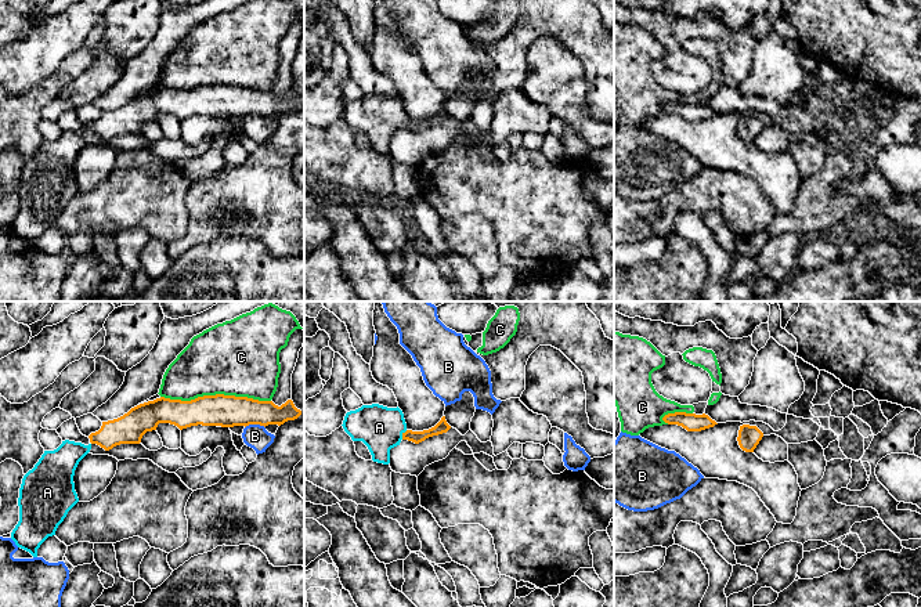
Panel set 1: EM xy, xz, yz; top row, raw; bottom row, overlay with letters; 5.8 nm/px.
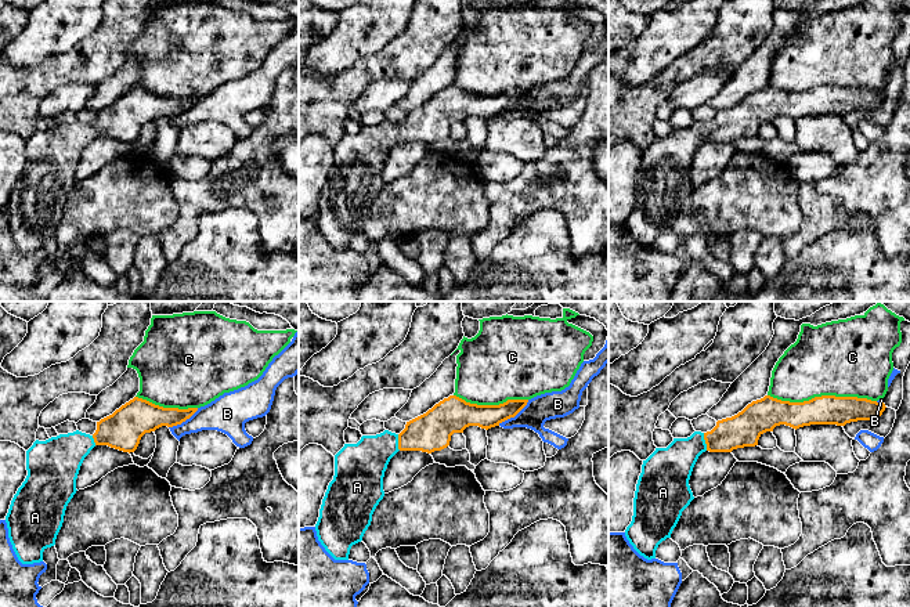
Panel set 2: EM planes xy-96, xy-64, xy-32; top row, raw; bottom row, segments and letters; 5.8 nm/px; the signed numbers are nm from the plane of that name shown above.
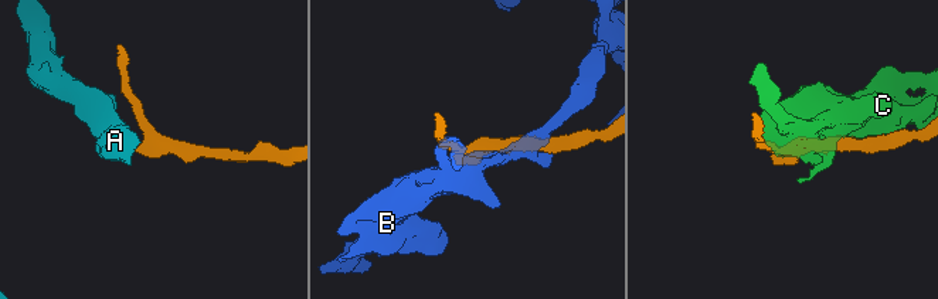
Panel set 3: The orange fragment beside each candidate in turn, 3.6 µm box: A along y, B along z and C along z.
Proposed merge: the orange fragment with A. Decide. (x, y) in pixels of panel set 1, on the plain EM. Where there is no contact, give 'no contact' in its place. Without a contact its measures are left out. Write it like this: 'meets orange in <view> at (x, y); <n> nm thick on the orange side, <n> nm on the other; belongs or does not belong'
meets orange in xz at (403, 125); 70 nm thick on the orange side, 260 nm on the other; belongs

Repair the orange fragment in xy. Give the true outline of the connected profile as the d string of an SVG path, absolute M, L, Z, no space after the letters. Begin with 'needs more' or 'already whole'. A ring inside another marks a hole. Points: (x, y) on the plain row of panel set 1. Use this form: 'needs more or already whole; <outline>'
already whole; M203 86L191 91L156 88L131 98L123 106L102 112L98 122L89 126L91 134L105 141L120 134L140 134L147 122L159 113L170 113L180 120L191 116L249 116L283 115L301 105L292 90L281 97L272 91L259 91L235 86Z

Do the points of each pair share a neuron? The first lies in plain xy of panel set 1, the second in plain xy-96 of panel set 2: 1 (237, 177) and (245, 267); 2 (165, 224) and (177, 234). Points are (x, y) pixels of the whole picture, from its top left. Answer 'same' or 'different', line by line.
1: different
2: different

